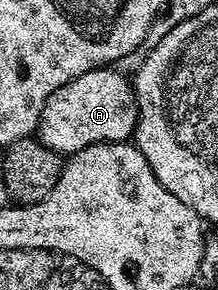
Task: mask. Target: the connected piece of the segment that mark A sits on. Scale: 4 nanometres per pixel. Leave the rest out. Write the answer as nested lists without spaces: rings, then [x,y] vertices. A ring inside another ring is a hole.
[[[92,69],[56,89],[41,112],[36,132],[39,140],[62,155],[72,155],[83,151],[83,147],[102,145],[105,141],[128,142],[137,127],[137,100],[130,78],[115,70]]]

